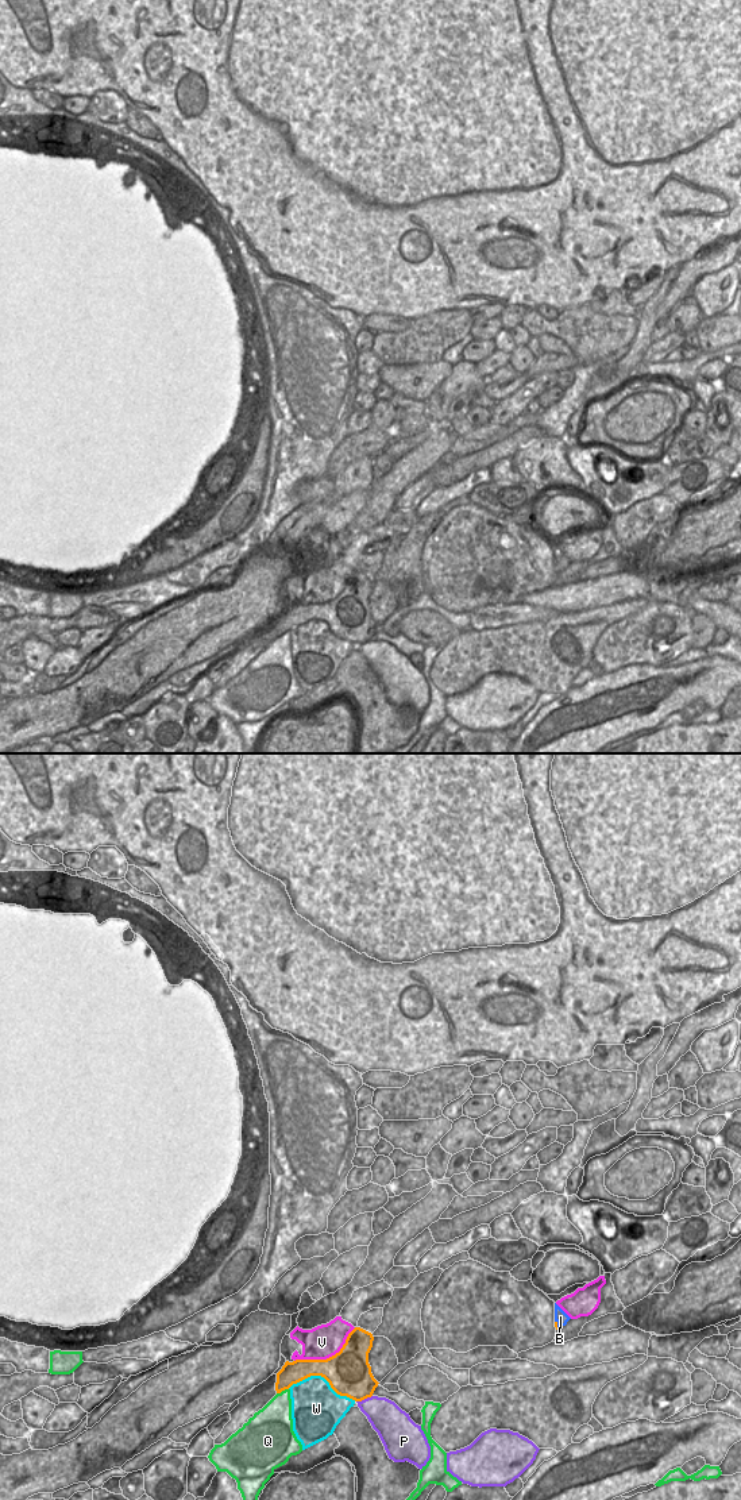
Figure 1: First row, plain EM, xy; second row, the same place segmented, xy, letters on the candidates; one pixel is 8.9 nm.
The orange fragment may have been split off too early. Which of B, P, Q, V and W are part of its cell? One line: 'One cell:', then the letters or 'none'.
One cell: none

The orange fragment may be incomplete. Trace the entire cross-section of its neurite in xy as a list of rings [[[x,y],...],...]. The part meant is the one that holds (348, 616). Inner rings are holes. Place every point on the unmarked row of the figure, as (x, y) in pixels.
[[[355,571],[348,578],[340,595],[327,604],[286,605],[277,617],[277,637],[310,620],[321,620],[340,640],[347,640],[355,645],[371,641],[379,628],[374,622],[368,608],[373,585],[371,577]]]

